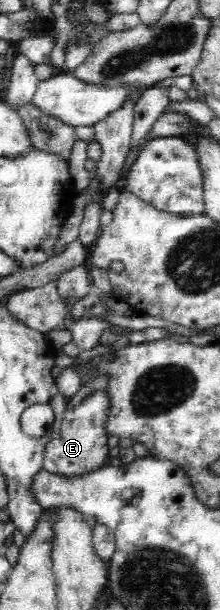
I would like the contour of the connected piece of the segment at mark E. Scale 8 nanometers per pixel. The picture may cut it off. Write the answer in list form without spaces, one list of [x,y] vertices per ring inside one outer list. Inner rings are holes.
[[[95,391],[83,401],[67,409],[59,432],[46,444],[43,468],[51,473],[71,476],[102,467],[109,460],[108,433],[102,425],[108,411],[108,400],[104,391]]]

